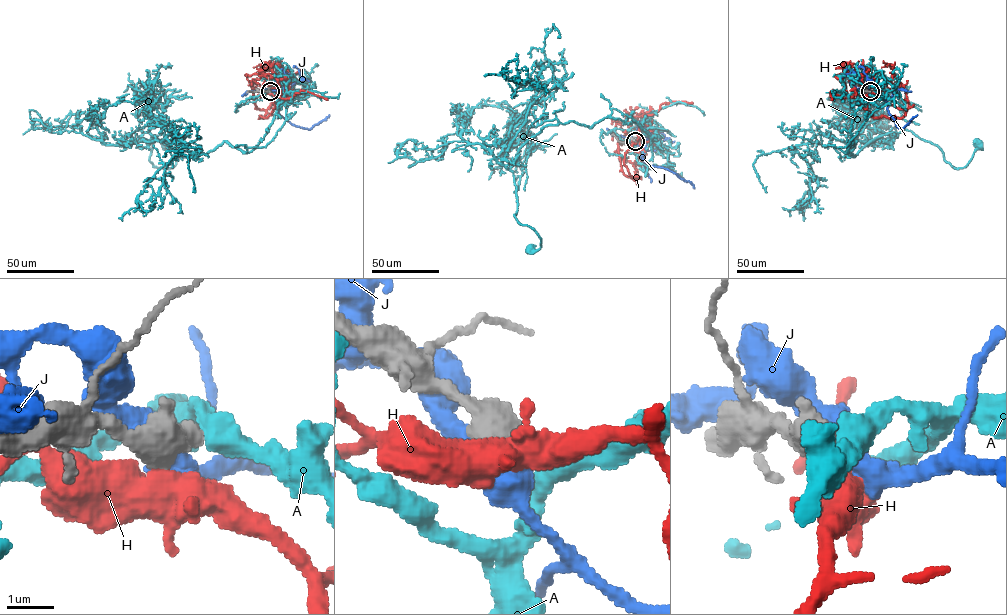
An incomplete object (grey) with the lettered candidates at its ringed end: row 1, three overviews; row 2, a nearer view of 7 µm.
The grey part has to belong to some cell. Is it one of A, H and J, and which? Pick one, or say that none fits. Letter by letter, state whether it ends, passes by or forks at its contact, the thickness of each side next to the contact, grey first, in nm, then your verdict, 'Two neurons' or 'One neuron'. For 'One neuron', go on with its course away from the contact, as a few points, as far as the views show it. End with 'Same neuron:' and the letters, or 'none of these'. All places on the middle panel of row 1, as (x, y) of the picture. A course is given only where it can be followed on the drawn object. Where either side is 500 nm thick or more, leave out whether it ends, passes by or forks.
A: It passes by. Thickness 480 nm (grey) against 460 nm. Two neurons
H: Thickness 700 nm (grey) against 480 nm. Two neurons
J: Thickness 800 nm (grey) against 500 nm. Two neurons
Same neuron: none of these

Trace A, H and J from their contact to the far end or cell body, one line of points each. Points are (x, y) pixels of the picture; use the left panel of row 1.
A: (270, 91), (280, 106), (251, 151), (224, 141), (182, 157), (148, 129), (156, 167), (176, 164), (165, 142)
H: (269, 92), (279, 104), (259, 118), (266, 111), (256, 107), (253, 79), (268, 65), (260, 66)
J: (269, 91), (278, 94), (278, 113), (292, 124), (310, 129), (329, 115)

